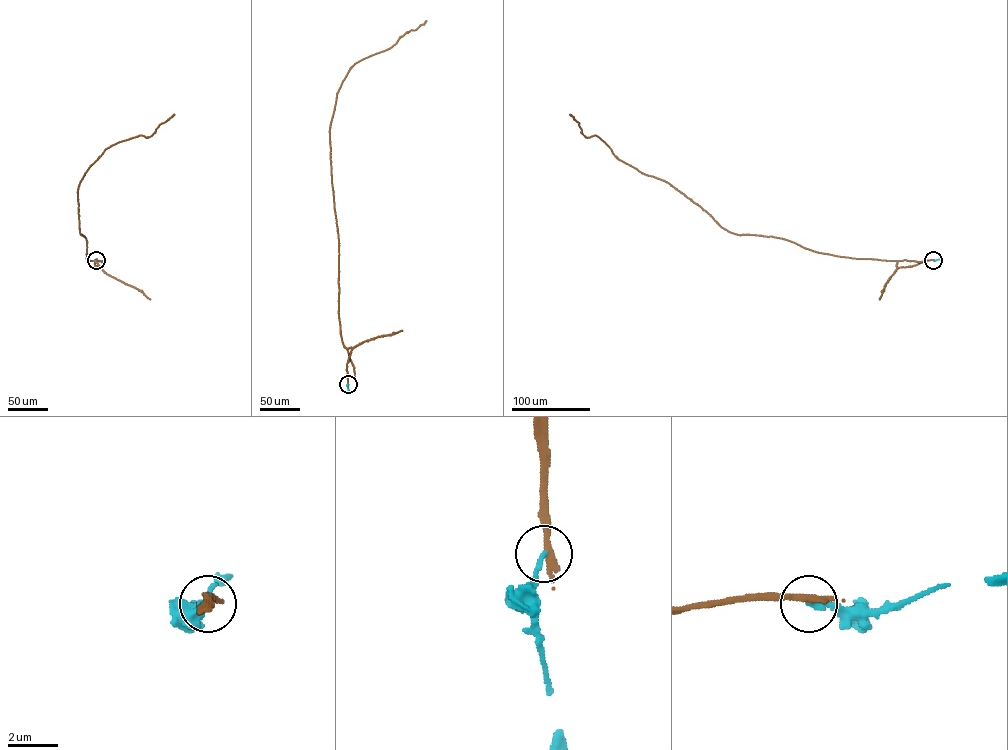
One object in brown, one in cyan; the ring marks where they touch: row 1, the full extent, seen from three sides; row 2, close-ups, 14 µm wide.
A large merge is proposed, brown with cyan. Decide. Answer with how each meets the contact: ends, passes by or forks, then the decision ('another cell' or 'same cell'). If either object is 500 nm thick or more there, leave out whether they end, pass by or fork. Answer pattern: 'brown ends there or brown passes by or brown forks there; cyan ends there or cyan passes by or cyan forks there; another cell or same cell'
brown ends there; cyan ends there; another cell

